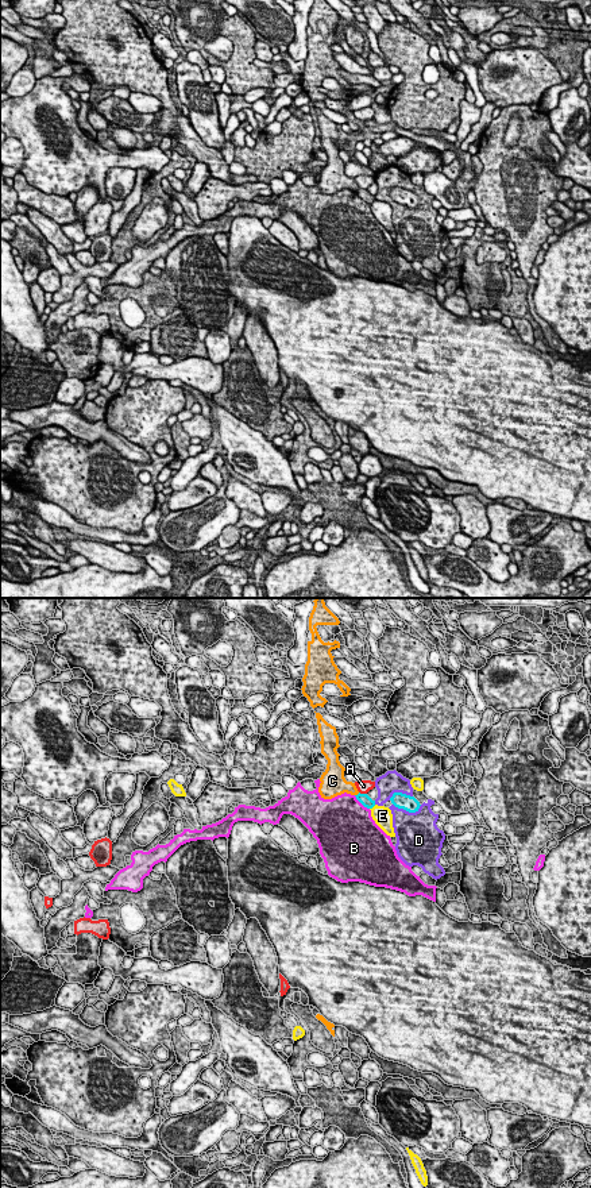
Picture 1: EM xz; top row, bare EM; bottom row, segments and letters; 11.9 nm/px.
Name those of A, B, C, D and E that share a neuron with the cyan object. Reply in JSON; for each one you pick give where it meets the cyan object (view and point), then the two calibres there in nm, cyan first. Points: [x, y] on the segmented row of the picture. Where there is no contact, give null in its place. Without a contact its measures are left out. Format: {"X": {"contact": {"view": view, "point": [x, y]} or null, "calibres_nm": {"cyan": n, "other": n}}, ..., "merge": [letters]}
{"merge": []}

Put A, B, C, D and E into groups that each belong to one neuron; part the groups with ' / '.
A / B / C / D / E

